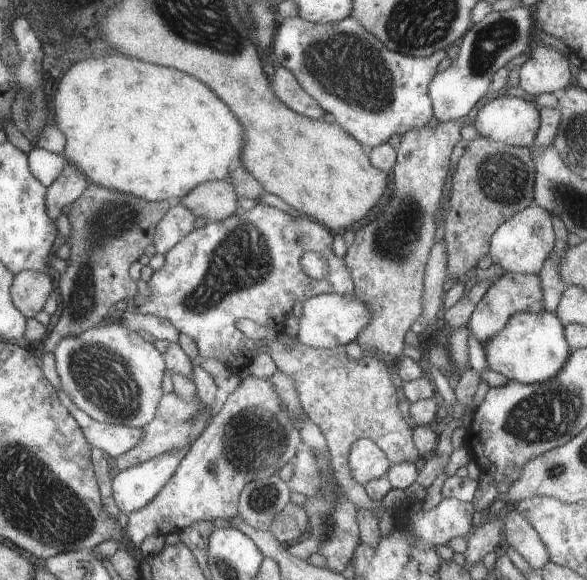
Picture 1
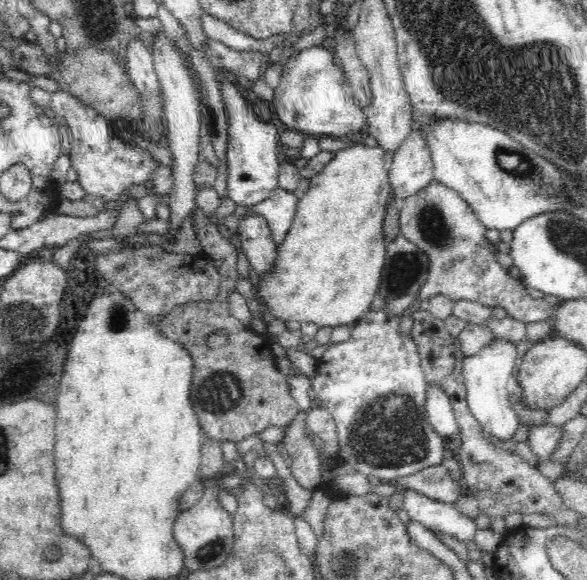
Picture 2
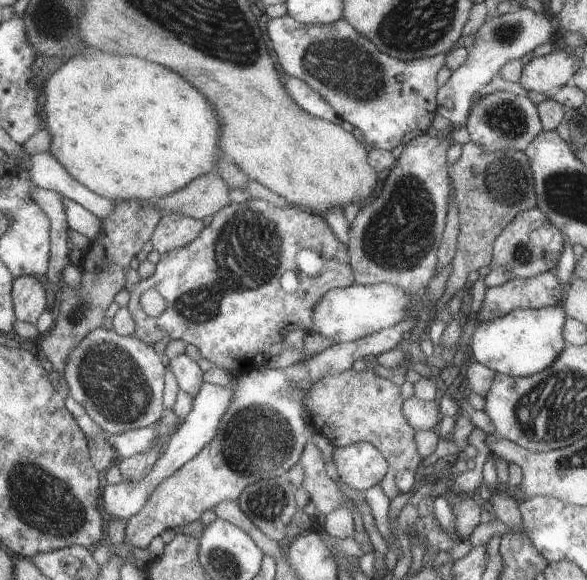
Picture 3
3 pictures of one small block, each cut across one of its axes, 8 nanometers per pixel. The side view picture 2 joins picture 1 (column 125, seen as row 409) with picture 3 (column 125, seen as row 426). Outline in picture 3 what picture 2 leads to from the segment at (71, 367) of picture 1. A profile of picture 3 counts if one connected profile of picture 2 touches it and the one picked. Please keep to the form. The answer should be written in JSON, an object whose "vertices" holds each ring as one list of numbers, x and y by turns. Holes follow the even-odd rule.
{"vertices":[[111,328,89,332,67,358,63,378,69,384,69,398,79,402,89,418,107,436,155,426,161,420,161,392,165,366,155,350,139,338,119,336]]}

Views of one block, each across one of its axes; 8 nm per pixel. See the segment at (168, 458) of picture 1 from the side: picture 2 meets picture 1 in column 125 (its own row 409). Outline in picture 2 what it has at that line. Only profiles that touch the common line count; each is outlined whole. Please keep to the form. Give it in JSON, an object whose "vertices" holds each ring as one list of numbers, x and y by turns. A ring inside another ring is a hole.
{"vertices":[[492,340,486,344,476,356,462,358,460,364,464,366,464,380,466,380,466,402,478,424,488,436,498,440,512,440,514,432,520,428,518,414,512,408,508,382,514,378,514,368,518,366,518,352,516,346,506,344,504,340]]}

